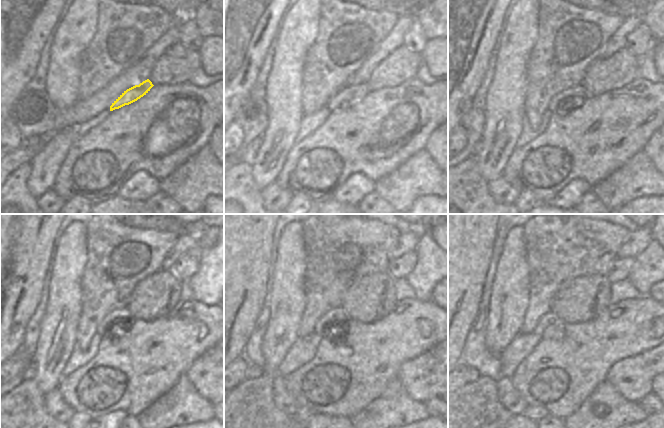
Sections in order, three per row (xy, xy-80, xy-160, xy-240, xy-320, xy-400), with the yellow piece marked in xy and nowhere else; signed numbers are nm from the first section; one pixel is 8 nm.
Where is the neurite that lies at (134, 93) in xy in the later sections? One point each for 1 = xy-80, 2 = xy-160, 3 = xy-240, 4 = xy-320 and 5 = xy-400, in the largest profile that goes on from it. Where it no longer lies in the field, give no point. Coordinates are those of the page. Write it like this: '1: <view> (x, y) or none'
1: xy-80 (349, 94)
2: xy-160 (571, 96)
3: xy-240 (119, 316)
4: xy-320 (333, 318)
5: xy-400 (550, 319)

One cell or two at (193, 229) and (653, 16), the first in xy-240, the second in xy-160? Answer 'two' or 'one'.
two

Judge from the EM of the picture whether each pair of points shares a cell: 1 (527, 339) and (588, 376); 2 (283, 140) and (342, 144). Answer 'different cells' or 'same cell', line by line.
1: different cells
2: different cells

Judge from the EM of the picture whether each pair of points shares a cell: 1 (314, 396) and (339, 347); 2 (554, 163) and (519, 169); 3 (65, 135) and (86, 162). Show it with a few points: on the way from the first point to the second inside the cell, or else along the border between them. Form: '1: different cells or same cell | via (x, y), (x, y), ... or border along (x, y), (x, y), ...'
1: same cell | via (314, 382), (314, 365), (325, 361)
2: same cell | via (545, 166), (528, 169)
3: different cells | border along (77, 138), (70, 146), (62, 165)

